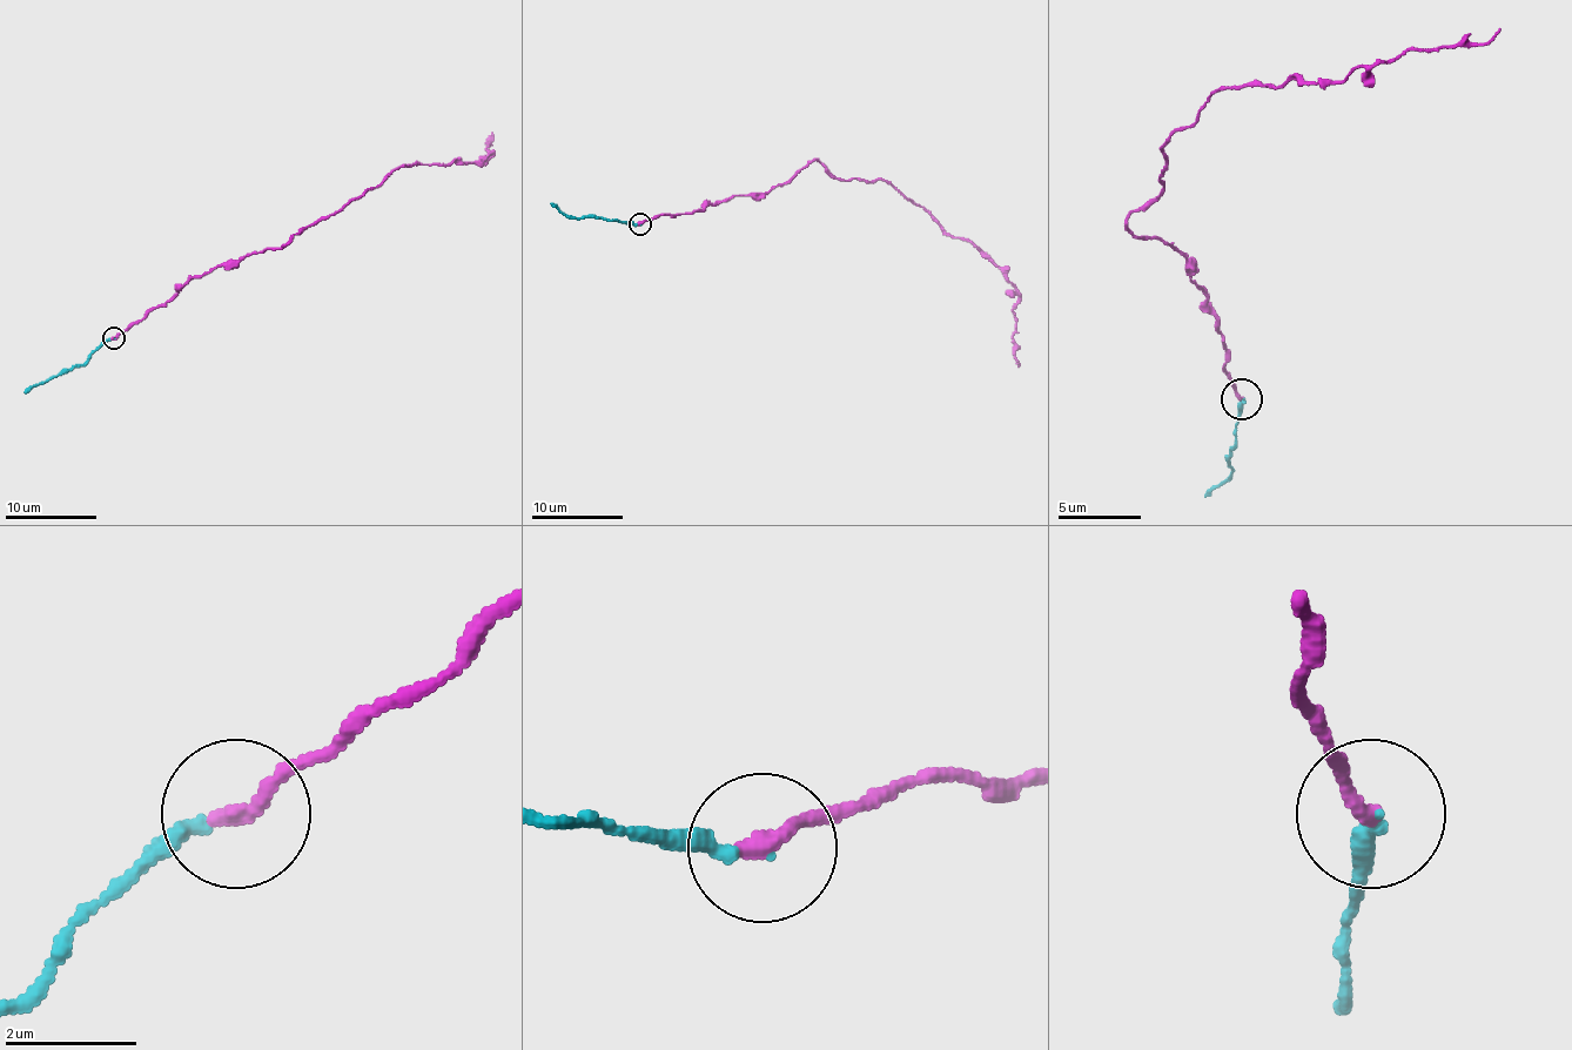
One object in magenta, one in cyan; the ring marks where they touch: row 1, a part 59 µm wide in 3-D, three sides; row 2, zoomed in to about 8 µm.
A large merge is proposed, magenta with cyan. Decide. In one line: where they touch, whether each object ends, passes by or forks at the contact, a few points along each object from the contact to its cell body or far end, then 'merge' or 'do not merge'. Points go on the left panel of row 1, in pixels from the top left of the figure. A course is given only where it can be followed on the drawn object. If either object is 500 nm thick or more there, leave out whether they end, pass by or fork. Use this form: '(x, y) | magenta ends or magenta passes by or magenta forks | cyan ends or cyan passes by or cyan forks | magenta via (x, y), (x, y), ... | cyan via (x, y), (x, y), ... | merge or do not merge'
(113, 338) | magenta ends | cyan ends | magenta via (114, 337), (192, 278), (281, 248), (402, 166), (477, 161), (491, 153), (491, 132) | cyan via (114, 337), (82, 365), (61, 369), (25, 392) | merge

